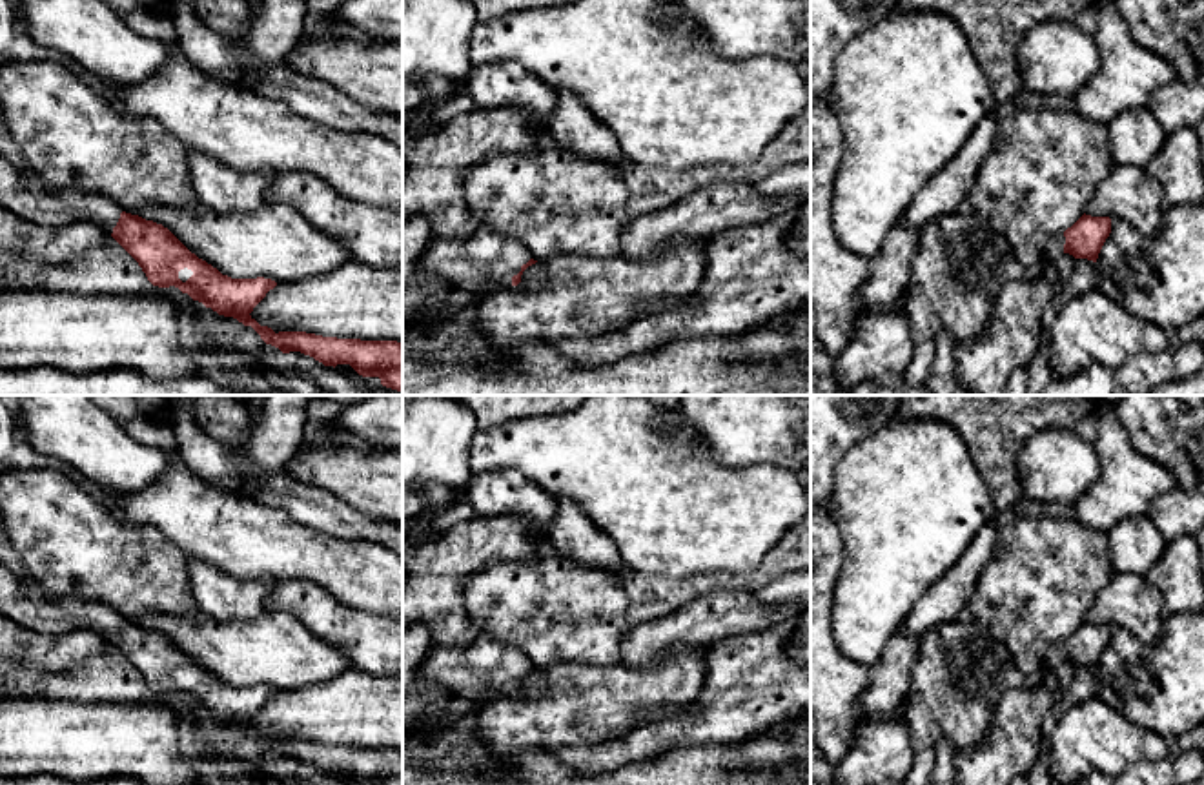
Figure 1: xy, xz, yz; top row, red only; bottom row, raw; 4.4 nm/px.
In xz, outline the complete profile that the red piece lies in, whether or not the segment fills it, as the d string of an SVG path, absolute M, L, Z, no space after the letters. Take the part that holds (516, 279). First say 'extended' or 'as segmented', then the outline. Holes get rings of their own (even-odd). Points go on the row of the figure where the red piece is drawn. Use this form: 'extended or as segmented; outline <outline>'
extended; outline M472 229L466 239L434 240L421 257L421 270L426 275L441 275L459 290L481 293L488 286L510 288L521 282L523 271L536 264L528 251L492 229Z

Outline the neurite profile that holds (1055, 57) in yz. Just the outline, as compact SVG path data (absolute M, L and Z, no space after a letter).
M1067 20L1033 25L1020 42L1022 91L1075 95L1100 66L1095 36Z

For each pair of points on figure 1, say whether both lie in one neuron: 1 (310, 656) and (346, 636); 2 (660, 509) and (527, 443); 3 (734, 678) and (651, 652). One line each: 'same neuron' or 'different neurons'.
1: different neurons
2: same neuron
3: different neurons

